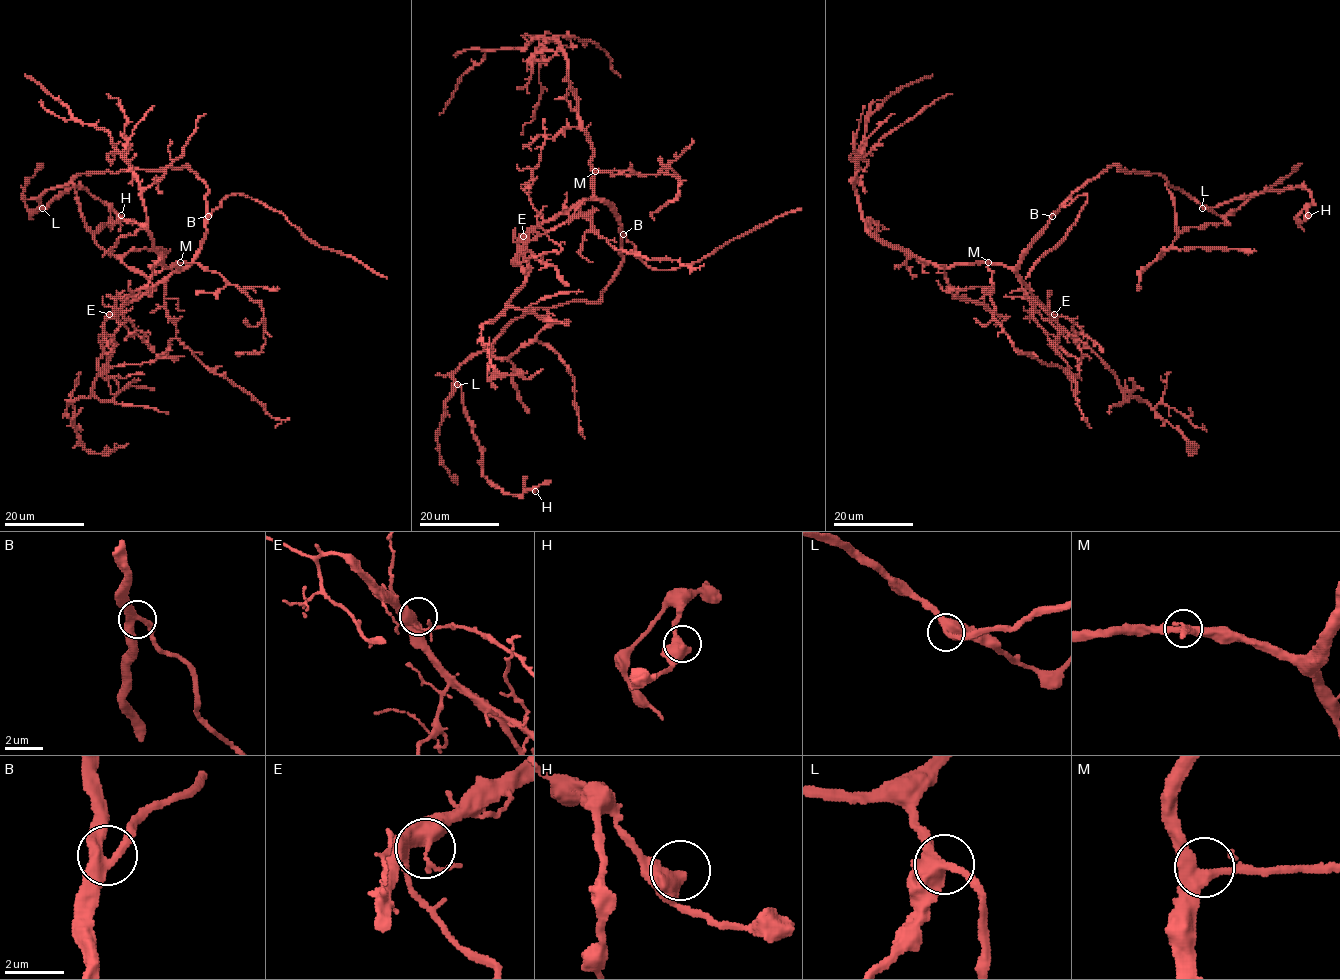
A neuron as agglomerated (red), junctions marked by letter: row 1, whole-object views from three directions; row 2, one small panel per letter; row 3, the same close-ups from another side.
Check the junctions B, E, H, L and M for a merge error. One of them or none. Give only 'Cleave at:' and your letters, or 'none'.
Cleave at: none

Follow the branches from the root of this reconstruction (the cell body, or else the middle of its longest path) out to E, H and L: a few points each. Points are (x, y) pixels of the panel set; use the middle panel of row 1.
E: (621, 232), (621, 224), (609, 206), (600, 199), (585, 199), (555, 218), (541, 222), (523, 236)
H: (621, 232), (621, 267), (596, 302), (528, 310), (453, 377), (482, 453), (482, 474), (504, 493), (535, 491)
L: (621, 232), (621, 267), (596, 302), (569, 301), (528, 310), (490, 346), (460, 366), (453, 377), (457, 384)

